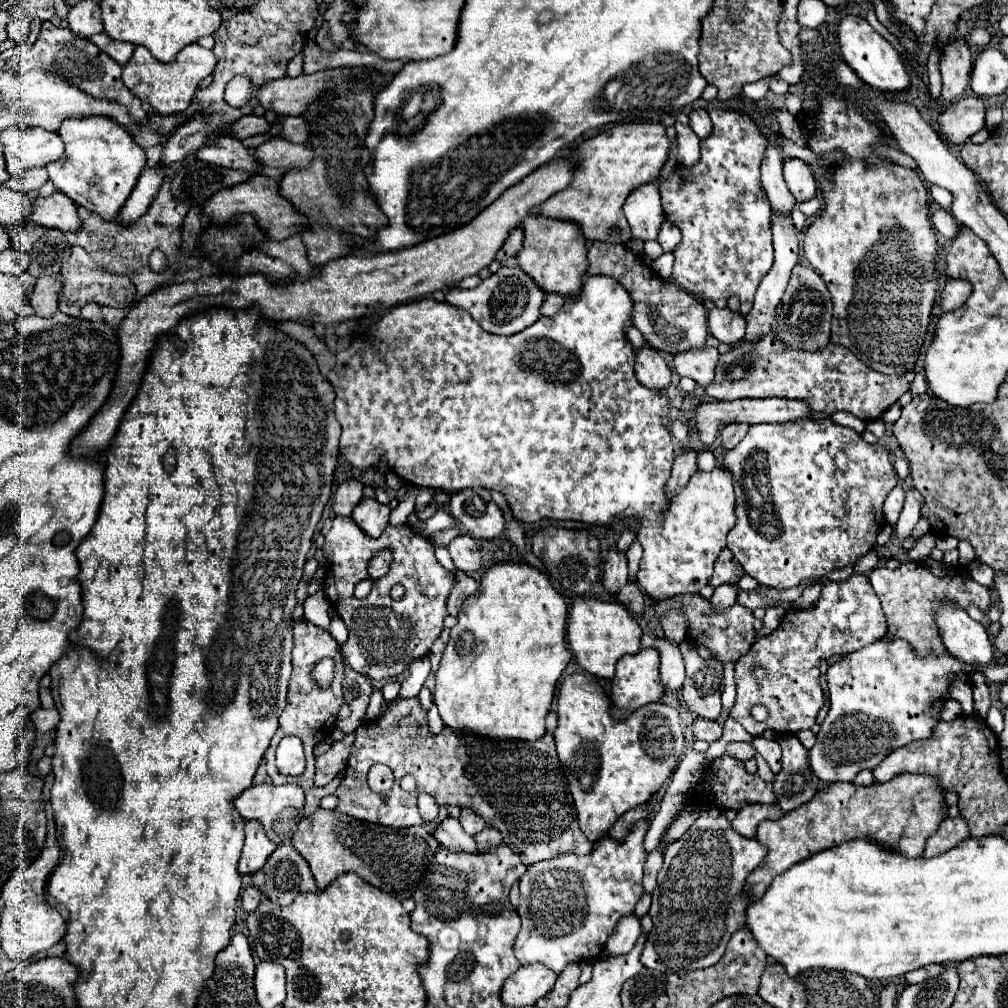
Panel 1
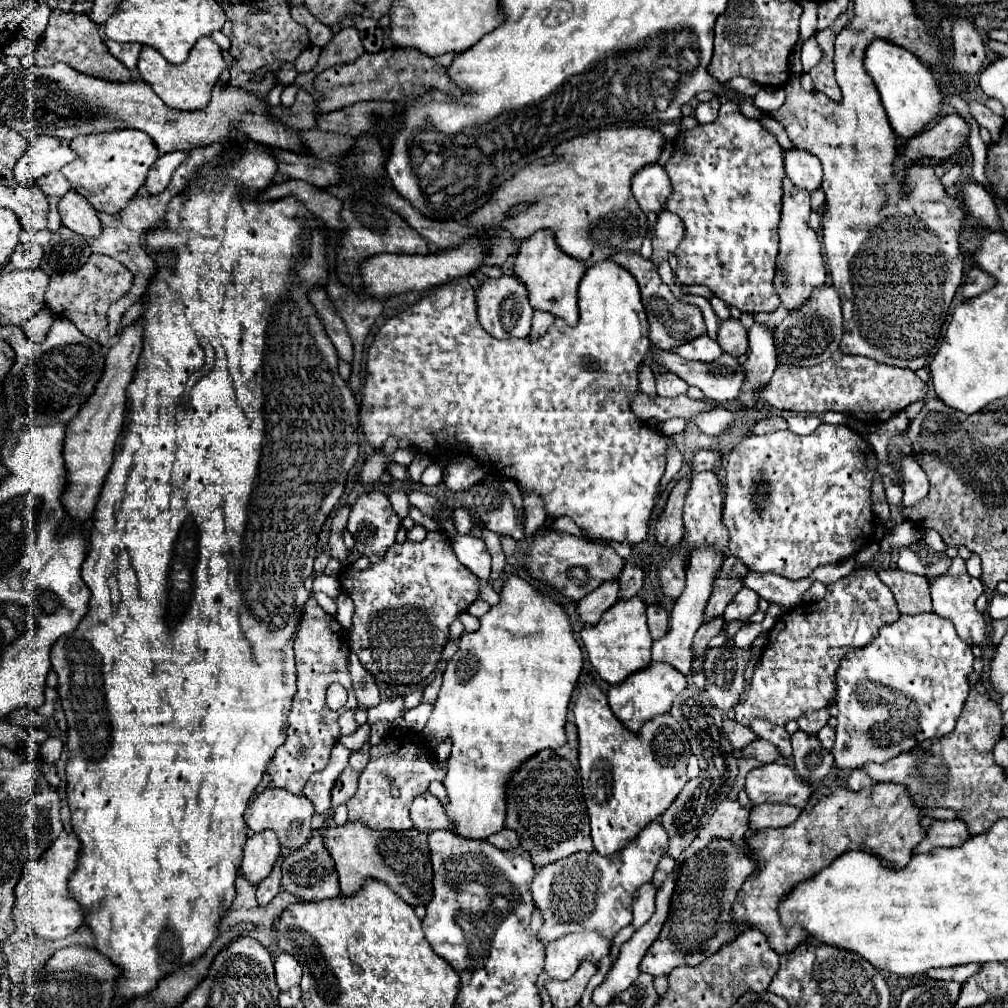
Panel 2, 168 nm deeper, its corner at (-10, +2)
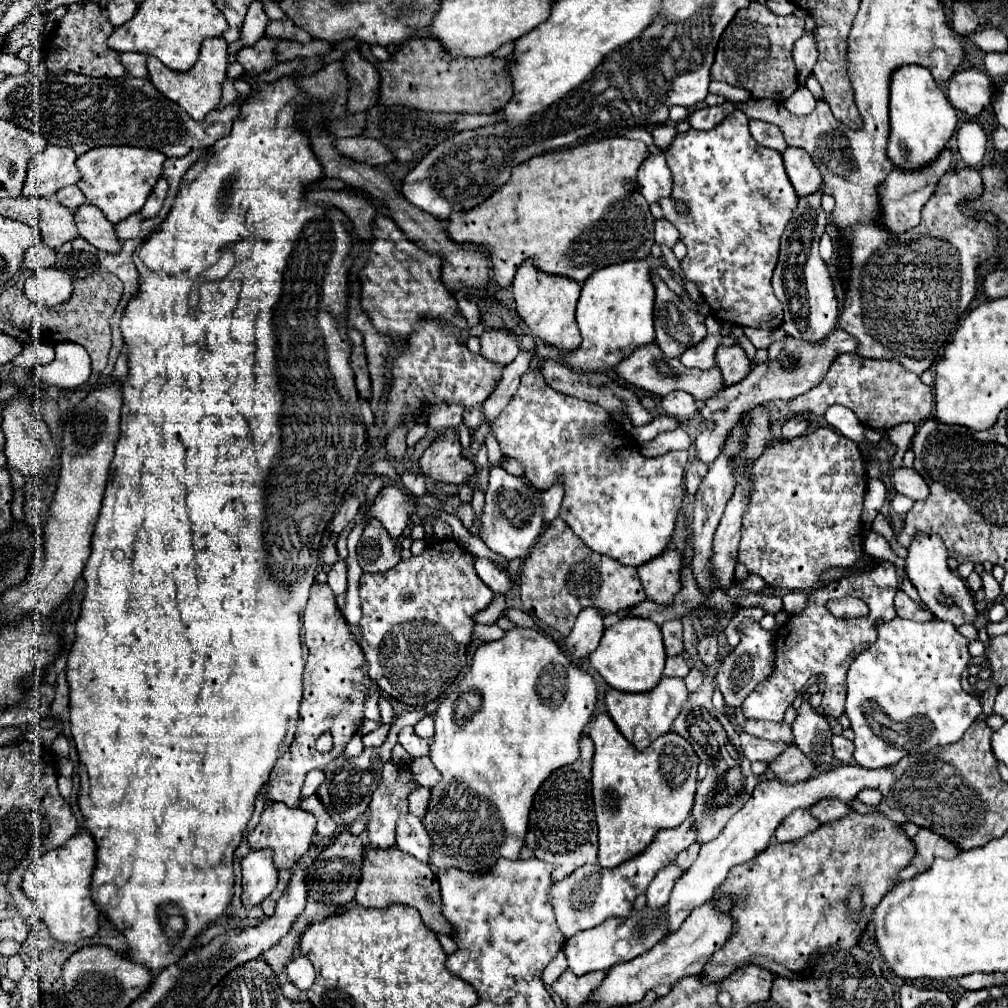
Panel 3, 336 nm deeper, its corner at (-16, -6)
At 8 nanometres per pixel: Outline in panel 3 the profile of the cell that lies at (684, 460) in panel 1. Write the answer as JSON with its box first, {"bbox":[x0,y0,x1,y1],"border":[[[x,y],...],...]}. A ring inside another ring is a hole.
{"bbox":[638,548,682,606],"border":[[[668,548],[662,556],[638,568],[648,600],[664,606],[672,604],[674,596],[680,590],[680,566],[682,566],[680,554],[674,548]]]}

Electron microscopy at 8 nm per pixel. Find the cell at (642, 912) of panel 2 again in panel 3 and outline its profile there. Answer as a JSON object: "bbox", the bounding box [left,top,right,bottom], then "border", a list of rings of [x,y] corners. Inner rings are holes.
{"bbox":[646,864,686,908],"border":[[[668,864],[668,866],[664,866],[664,868],[656,874],[656,878],[652,880],[652,884],[648,886],[648,892],[646,892],[648,904],[650,904],[652,908],[664,906],[664,904],[668,902],[668,898],[670,898],[670,892],[672,892],[676,880],[678,880],[684,872],[686,872],[686,870],[680,868],[678,864]]]}

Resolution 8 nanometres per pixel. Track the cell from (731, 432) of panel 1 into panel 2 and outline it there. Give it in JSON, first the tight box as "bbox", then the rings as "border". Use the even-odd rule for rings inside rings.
{"bbox":[748,418,786,436],"border":[[[766,418],[766,420],[758,420],[748,436],[762,436],[762,434],[768,434],[768,432],[774,432],[774,430],[784,430],[786,428],[786,420],[784,418]]]}

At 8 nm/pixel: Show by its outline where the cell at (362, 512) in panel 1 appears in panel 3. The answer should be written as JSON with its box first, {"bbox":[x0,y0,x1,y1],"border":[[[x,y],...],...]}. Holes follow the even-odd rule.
{"bbox":[358,520,400,572],"border":[[[372,520],[360,542],[358,542],[358,562],[364,572],[386,572],[400,562],[400,546],[386,528]]]}

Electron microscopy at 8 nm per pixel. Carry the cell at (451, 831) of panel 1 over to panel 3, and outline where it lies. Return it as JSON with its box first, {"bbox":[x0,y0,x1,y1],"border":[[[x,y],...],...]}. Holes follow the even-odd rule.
{"bbox":[408,786,430,818],"border":[[[420,786],[420,788],[416,788],[414,792],[410,792],[410,796],[408,796],[408,810],[410,810],[414,816],[424,818],[428,800],[430,800],[430,788]]]}

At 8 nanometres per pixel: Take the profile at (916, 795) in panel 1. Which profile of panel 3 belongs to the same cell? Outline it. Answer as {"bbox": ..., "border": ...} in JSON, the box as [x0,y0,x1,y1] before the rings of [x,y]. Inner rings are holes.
{"bbox":[702,810,914,984],"border":[[[850,810],[848,816],[822,824],[816,832],[796,840],[796,842],[774,842],[756,858],[732,866],[724,884],[714,892],[710,902],[718,902],[724,896],[732,898],[730,918],[732,918],[732,932],[724,948],[712,954],[708,960],[702,980],[704,984],[720,982],[740,966],[756,964],[770,970],[776,976],[788,976],[788,970],[794,974],[804,974],[810,964],[826,954],[836,950],[848,950],[856,946],[866,932],[868,916],[880,904],[880,900],[894,888],[898,872],[910,864],[914,856],[914,848],[910,838],[904,834],[902,826],[888,820],[884,814],[858,814]],[[858,888],[862,896],[862,918],[854,920],[848,916],[848,892]]]}

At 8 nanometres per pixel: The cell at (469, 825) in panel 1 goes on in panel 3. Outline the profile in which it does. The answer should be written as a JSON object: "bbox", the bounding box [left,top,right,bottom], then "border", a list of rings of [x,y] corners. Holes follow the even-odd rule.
{"bbox":[422,626,596,874],"border":[[[514,626],[502,640],[486,642],[474,652],[470,672],[452,690],[434,714],[436,730],[430,760],[442,778],[432,786],[428,812],[422,818],[432,840],[428,862],[442,872],[458,868],[462,872],[482,874],[498,858],[518,860],[538,788],[554,770],[580,758],[580,738],[596,706],[596,682],[582,668],[570,664],[550,636]],[[466,790],[480,798],[466,798]]]}

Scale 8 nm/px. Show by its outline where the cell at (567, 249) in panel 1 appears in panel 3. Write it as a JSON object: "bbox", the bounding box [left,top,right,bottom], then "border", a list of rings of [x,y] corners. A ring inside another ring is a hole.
{"bbox":[512,260,580,352],"border":[[[526,260],[514,276],[512,290],[514,290],[516,314],[526,322],[532,336],[540,338],[546,346],[552,346],[564,352],[572,352],[580,346],[580,330],[574,316],[576,302],[580,296],[580,284],[562,276],[540,272],[534,268],[532,260]]]}

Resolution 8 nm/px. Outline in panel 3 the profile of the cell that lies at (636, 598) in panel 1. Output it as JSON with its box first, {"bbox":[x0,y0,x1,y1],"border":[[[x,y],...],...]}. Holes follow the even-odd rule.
{"bbox":[662,620,684,656],"border":[[[670,620],[662,624],[662,636],[664,636],[664,646],[668,656],[680,656],[684,652],[682,646],[682,622],[680,620]]]}

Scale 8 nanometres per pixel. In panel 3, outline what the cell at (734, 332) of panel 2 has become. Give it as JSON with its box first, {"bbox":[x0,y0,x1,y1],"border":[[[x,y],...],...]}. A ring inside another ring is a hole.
{"bbox":[716,344,750,386],"border":[[[720,344],[716,348],[716,366],[722,372],[724,386],[732,386],[732,384],[744,380],[744,376],[748,376],[748,372],[750,372],[750,362],[740,344],[736,344],[736,346]]]}

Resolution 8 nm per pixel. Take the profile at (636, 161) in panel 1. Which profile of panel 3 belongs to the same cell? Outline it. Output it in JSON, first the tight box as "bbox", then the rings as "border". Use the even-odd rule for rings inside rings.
{"bbox":[448,138,654,286],"border":[[[606,138],[574,148],[564,148],[548,154],[532,156],[530,160],[512,168],[510,180],[500,186],[488,200],[478,204],[472,210],[452,212],[448,216],[448,236],[456,244],[476,244],[488,250],[494,268],[494,280],[500,286],[510,286],[518,266],[532,258],[540,272],[560,274],[582,284],[598,268],[646,258],[654,244],[652,224],[654,216],[650,214],[648,202],[638,190],[636,170],[648,156],[644,142],[626,140],[626,138]]]}

